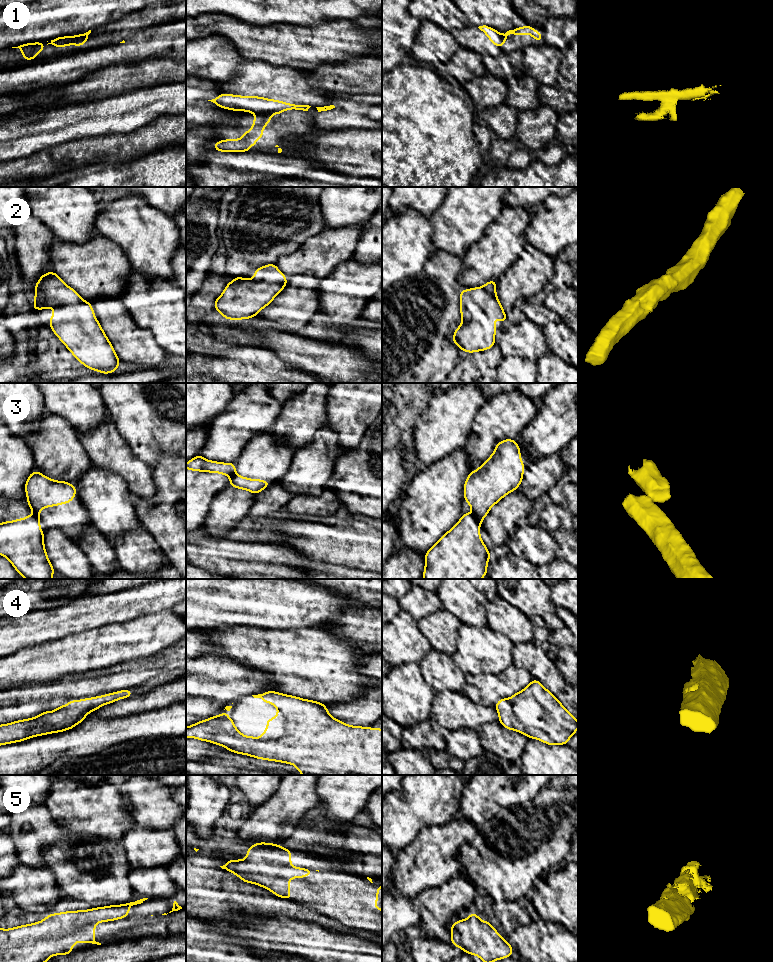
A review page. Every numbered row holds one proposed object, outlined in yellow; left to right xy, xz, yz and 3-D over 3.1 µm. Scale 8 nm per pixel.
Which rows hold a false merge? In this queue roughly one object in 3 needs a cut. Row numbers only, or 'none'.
1, 3

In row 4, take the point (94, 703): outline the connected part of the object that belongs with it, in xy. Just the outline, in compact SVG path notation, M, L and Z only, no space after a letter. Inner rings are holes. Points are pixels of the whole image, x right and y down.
M121 690L83 700L70 700L54 711L45 711L36 717L0 725L0 746L27 740L32 737L70 730L81 723L86 715L105 704L133 695L132 690Z

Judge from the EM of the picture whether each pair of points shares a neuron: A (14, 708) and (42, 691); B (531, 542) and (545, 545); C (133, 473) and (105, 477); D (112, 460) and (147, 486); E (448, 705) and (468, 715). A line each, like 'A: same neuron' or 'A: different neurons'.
A: same neuron
B: same neuron
C: different neurons
D: same neuron
E: same neuron

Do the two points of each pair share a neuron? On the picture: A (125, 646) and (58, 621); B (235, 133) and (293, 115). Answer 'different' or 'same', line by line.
A: different
B: same

